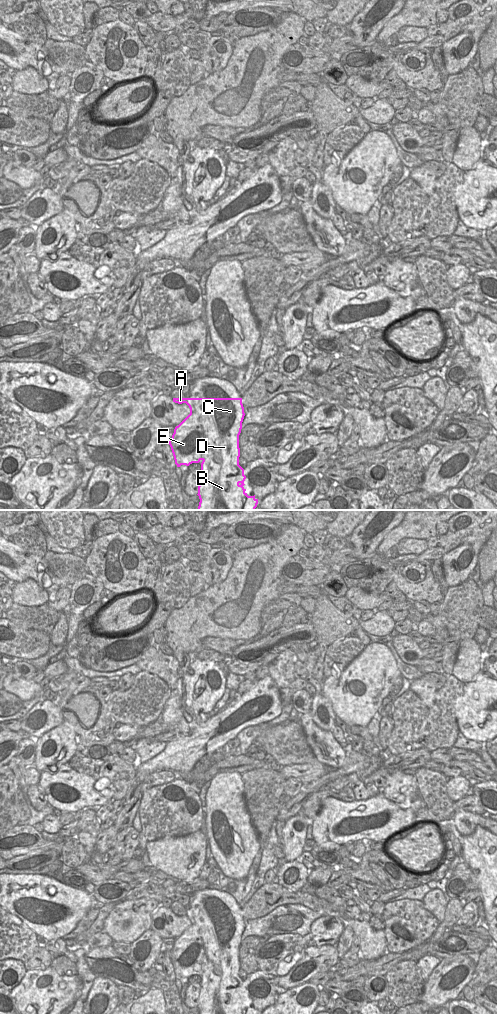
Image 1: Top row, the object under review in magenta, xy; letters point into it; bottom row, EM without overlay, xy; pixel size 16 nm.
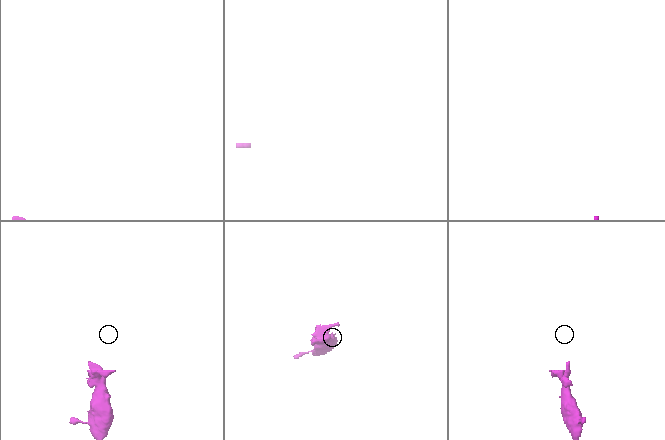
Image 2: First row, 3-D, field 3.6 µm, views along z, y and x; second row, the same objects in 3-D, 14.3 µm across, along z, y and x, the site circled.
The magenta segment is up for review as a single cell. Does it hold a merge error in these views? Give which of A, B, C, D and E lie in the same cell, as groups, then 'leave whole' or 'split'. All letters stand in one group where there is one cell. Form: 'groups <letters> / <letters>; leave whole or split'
groups A E / B C D; split

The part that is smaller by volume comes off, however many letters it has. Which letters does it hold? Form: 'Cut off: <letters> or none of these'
Cut off: A, E

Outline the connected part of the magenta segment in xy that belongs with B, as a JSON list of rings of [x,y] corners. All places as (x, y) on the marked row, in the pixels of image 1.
[[[186,398],[190,414],[199,417],[200,425],[205,433],[206,453],[201,463],[198,496],[200,499],[198,510],[255,510],[258,499],[248,496],[243,487],[246,476],[244,469],[239,465],[240,448],[239,435],[245,416],[242,398]]]

